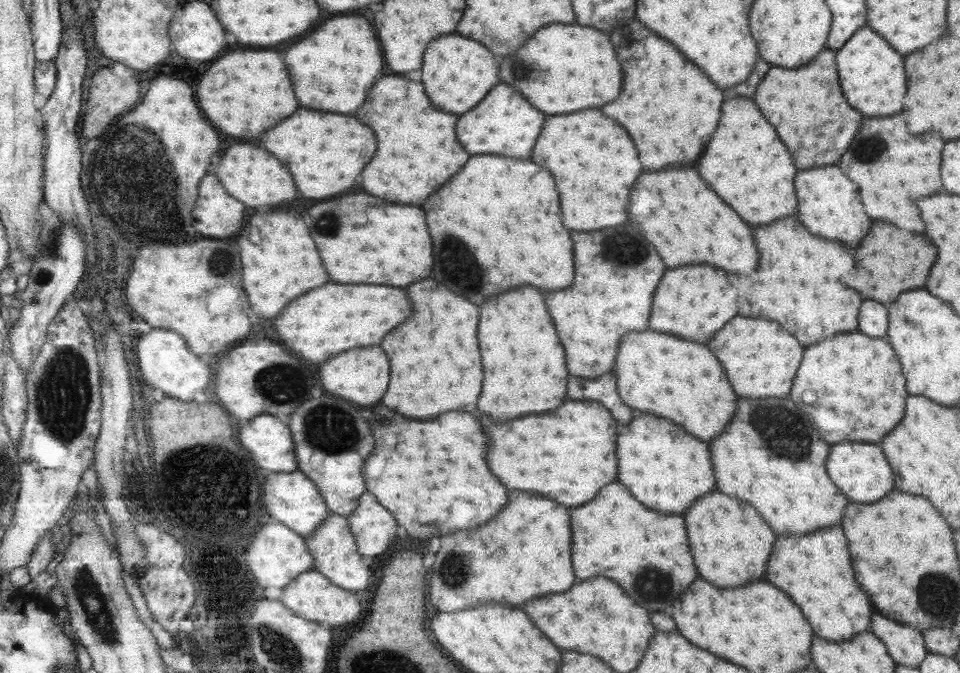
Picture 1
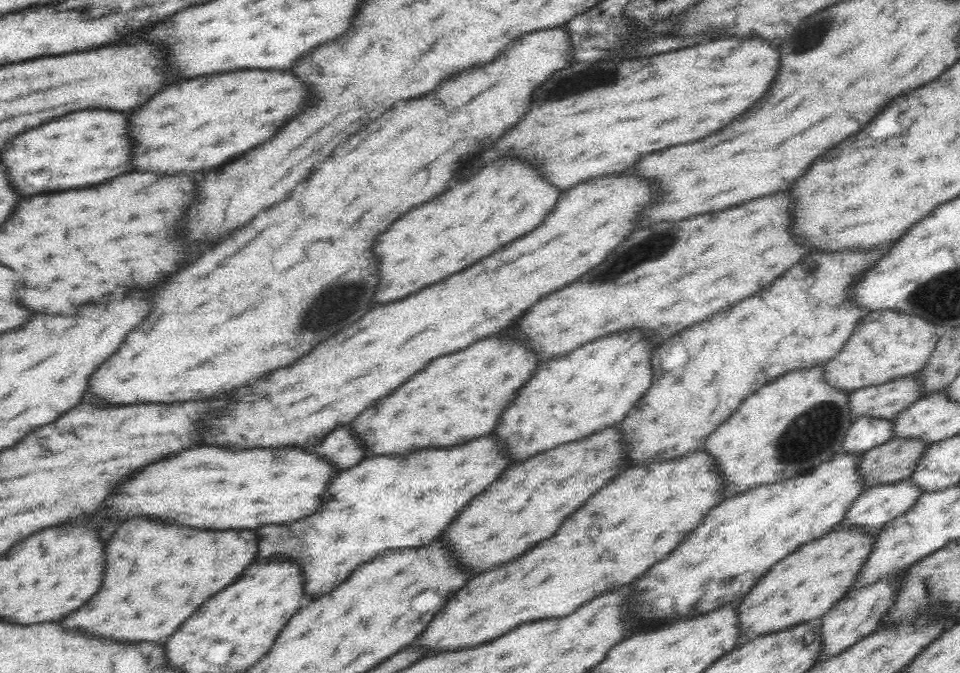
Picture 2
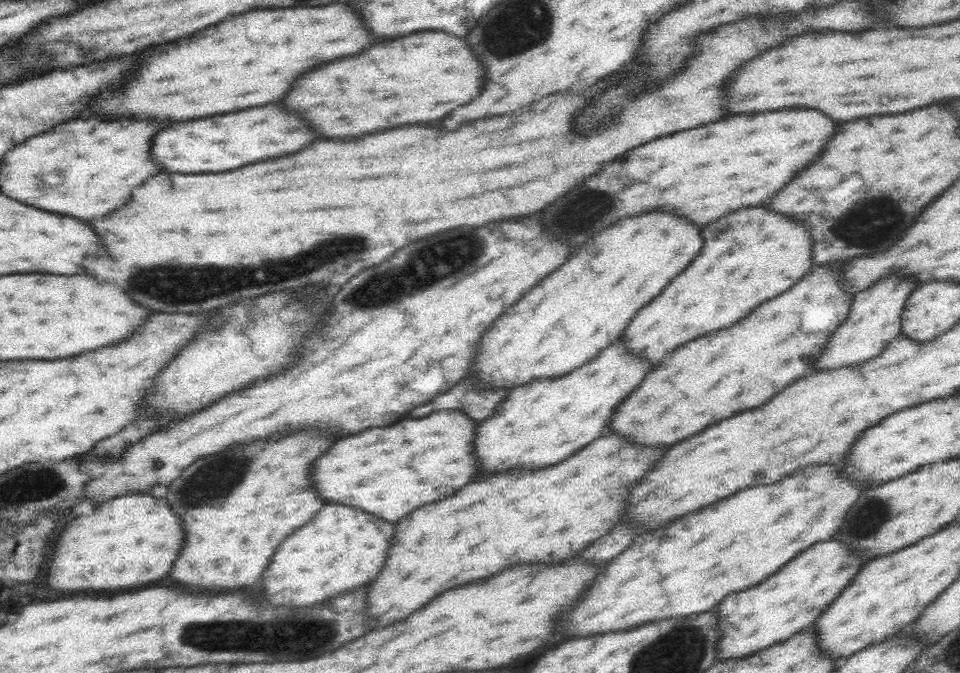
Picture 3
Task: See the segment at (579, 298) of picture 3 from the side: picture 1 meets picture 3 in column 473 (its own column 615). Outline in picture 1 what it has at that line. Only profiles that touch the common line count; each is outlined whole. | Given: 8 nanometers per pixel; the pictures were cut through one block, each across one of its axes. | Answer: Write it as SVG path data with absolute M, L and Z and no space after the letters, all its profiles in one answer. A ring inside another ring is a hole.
M649 328L643 332L627 332L618 344L618 355L615 355L612 372L616 379L616 391L625 405L638 413L647 412L675 420L675 424L683 424L683 428L687 428L692 436L699 436L699 440L709 442L721 434L735 412L735 394L723 374L723 368L707 347L697 341L653 332Z

